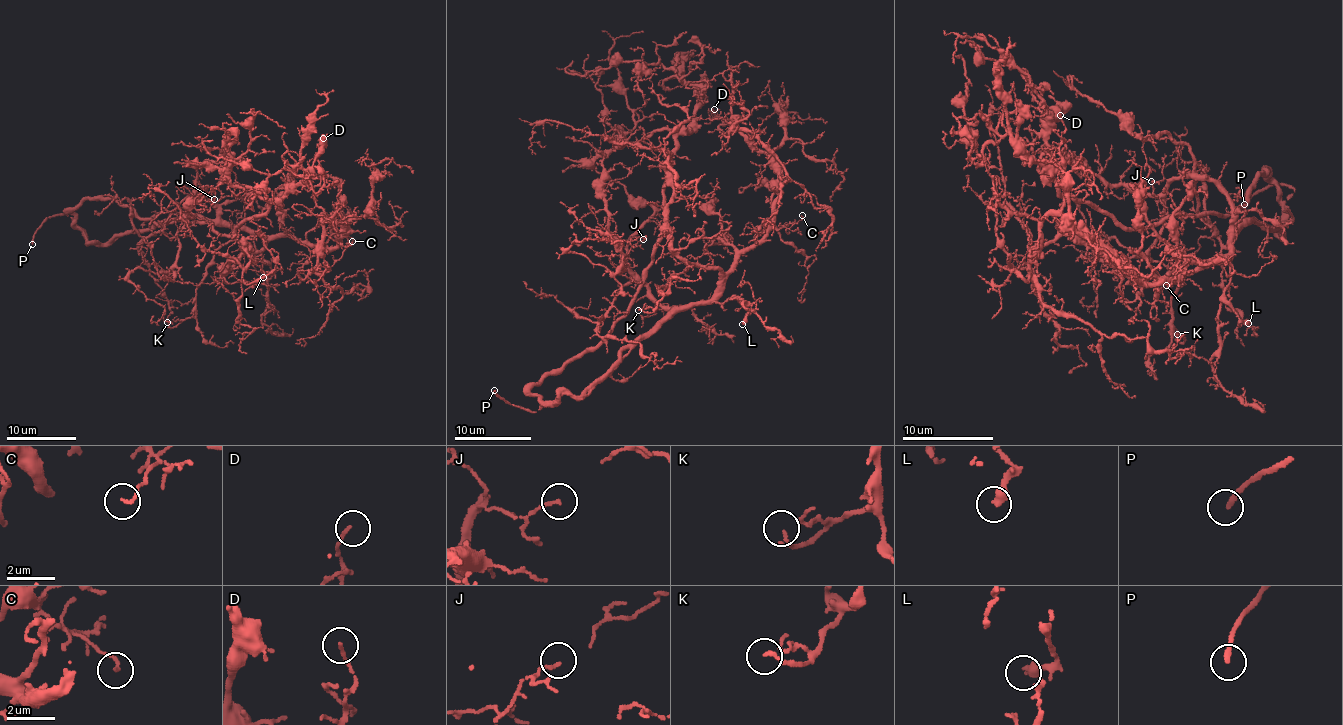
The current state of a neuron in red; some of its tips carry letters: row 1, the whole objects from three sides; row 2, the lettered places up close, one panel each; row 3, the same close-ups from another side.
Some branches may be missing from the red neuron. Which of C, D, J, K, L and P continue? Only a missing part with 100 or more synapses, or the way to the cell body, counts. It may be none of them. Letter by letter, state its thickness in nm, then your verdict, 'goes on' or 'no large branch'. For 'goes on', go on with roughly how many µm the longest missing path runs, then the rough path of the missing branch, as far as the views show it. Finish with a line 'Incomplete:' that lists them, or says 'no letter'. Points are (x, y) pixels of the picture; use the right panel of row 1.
C: 120 nm | no large branch
D: 110 nm | no large branch
J: 130 nm | no large branch
K: 140 nm | no large branch
L: 400 nm | no large branch
P: 240 nm | goes on | 40 µm | (1244, 204), (1234, 213), (1219, 216), (1118, 203), (1093, 178), (1078, 149), (1046, 118), (1021, 27)
Incomplete: P

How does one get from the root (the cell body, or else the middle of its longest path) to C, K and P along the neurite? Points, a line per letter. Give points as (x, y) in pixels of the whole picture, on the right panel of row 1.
C: (1231, 203), (1234, 227), (1227, 254), (1191, 263), (1180, 272), (1172, 251), (1180, 268), (1166, 285)
K: (1231, 203), (1227, 254), (1189, 271), (1179, 258), (1184, 249), (1171, 301), (1183, 341), (1177, 334)
P: (1231, 203), (1233, 229), (1251, 217), (1281, 236), (1274, 230), (1294, 191), (1277, 183), (1244, 204)

